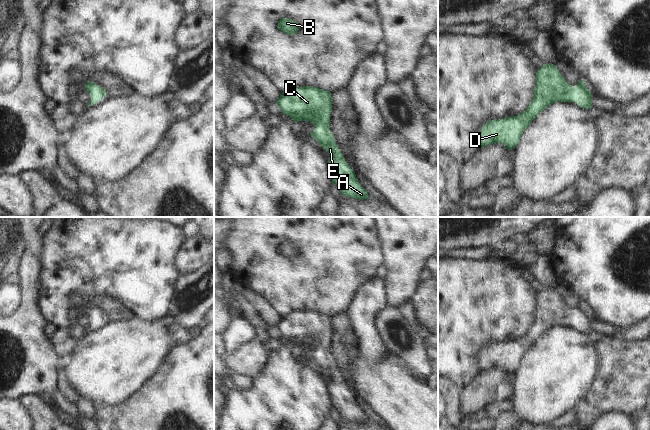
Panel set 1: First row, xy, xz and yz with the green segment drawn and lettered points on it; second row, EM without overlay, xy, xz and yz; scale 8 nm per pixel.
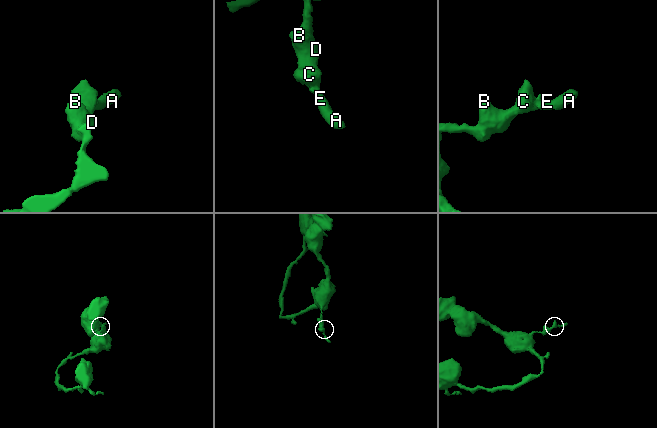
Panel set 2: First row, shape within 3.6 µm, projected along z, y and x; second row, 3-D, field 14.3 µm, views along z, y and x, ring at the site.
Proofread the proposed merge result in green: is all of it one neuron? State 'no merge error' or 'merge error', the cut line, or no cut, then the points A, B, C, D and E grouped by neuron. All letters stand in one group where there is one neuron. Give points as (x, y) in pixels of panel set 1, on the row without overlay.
no merge error; no cut; A B C D E

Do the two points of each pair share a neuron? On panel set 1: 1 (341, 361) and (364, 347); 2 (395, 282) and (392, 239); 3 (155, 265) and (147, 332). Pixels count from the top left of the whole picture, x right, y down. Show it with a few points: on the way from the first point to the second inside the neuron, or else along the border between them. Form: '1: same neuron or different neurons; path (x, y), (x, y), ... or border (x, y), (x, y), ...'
1: different neurons; border (351, 328), (354, 345), (358, 354)
2: same neuron; path (395, 271), (395, 250)
3: different neurons; border (134, 316), (147, 321), (159, 321)

